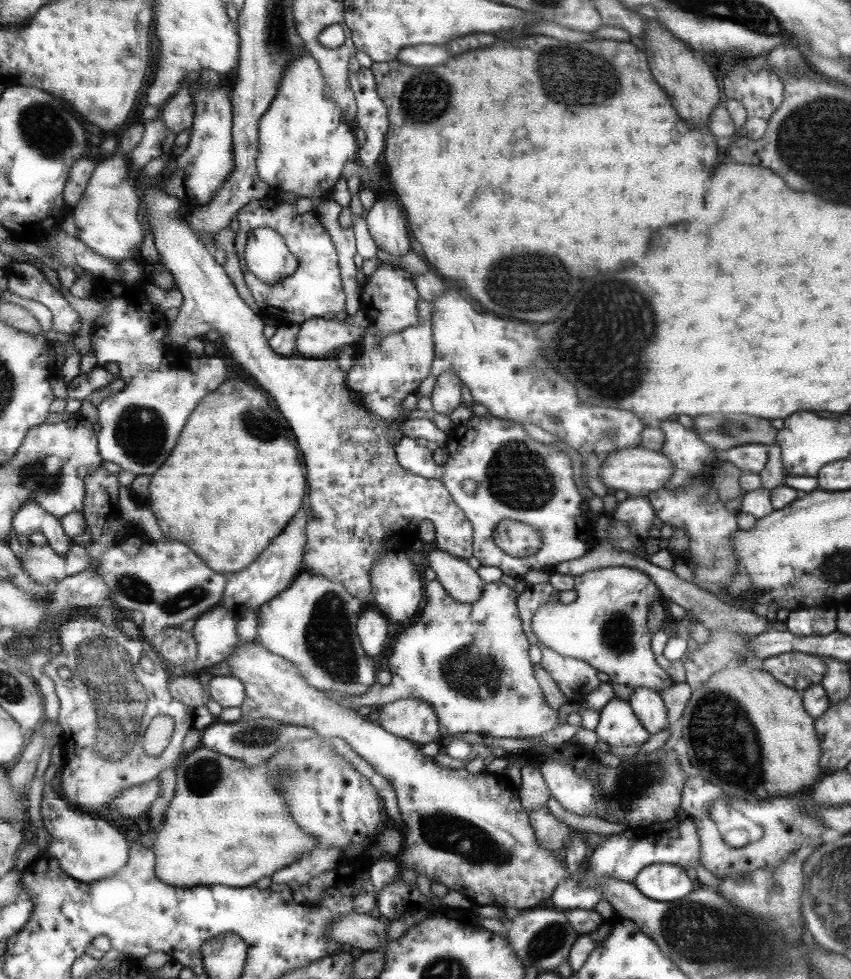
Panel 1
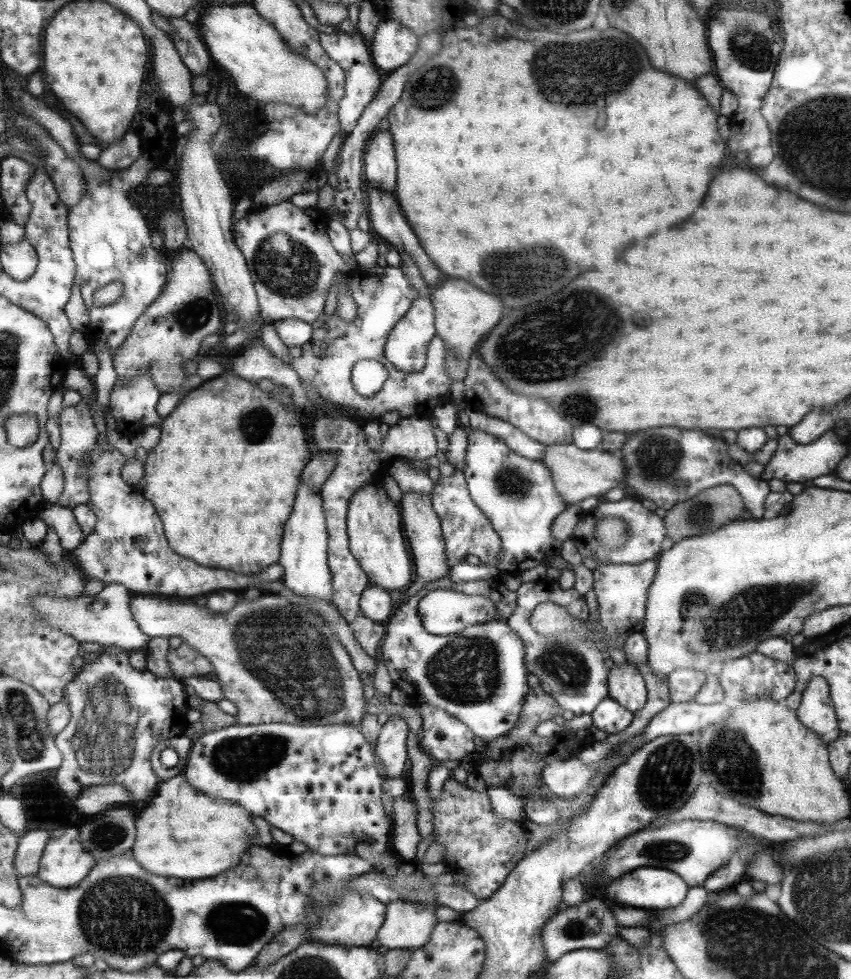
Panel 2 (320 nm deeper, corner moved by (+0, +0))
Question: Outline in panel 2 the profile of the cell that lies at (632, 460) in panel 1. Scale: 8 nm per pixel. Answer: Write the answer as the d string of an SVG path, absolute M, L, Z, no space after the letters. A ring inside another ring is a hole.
M573 443L544 445L540 461L550 469L557 495L568 505L589 497L601 499L612 488L625 484L626 469L622 457L605 449L579 450Z

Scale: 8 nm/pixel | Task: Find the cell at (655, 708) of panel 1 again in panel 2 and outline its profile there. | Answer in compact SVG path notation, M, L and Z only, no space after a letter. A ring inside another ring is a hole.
M612 666L607 685L610 689L608 698L618 701L631 713L640 711L646 705L646 683L635 666Z

